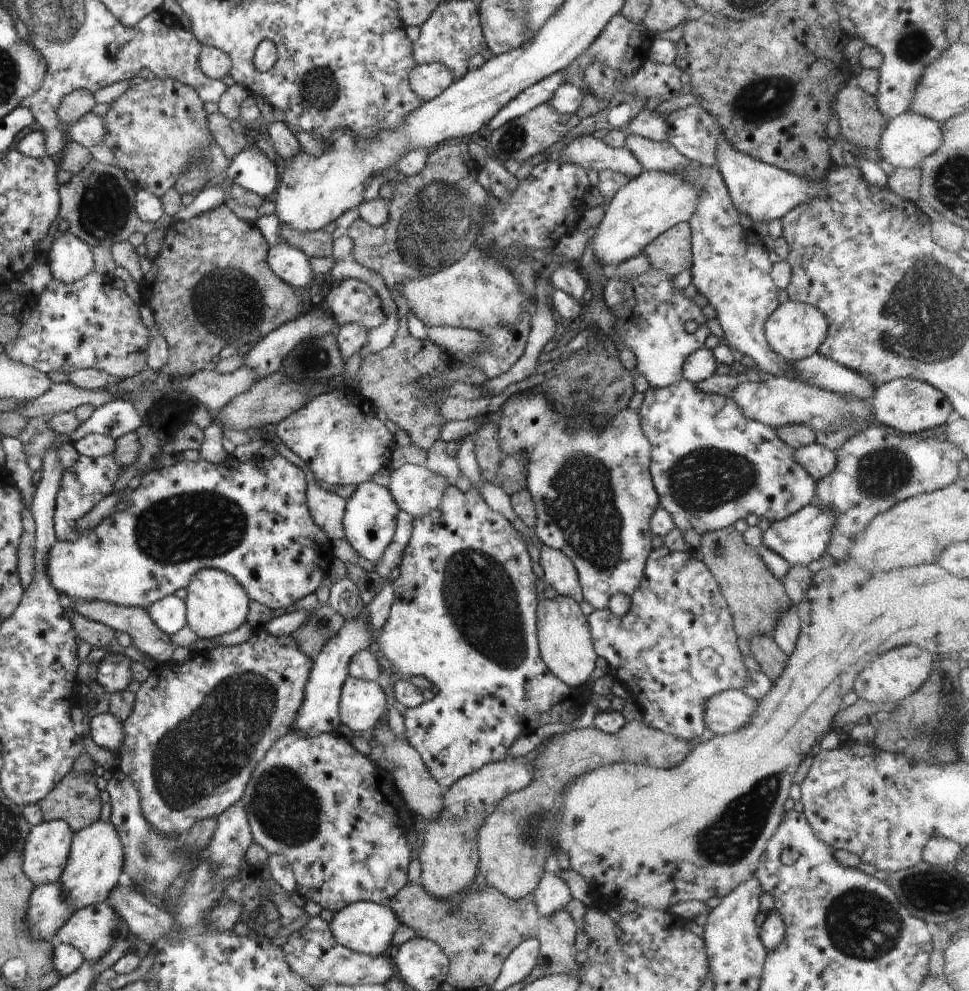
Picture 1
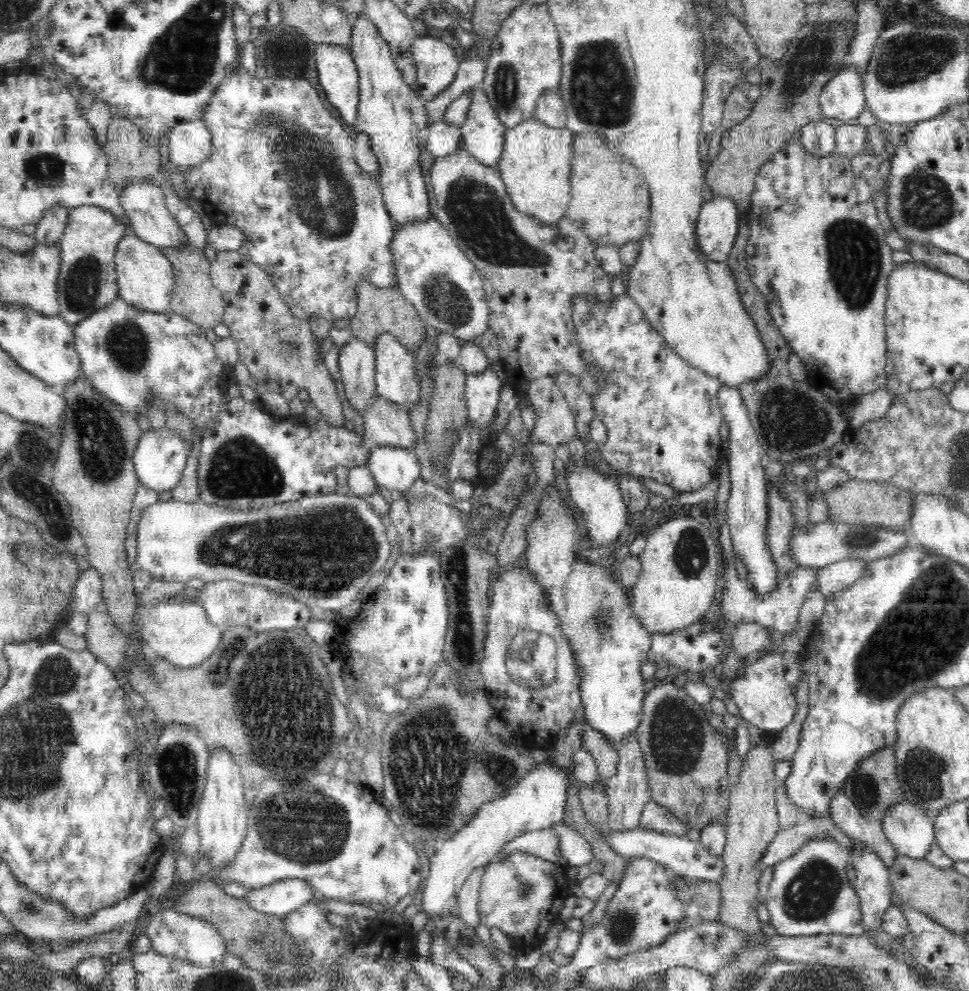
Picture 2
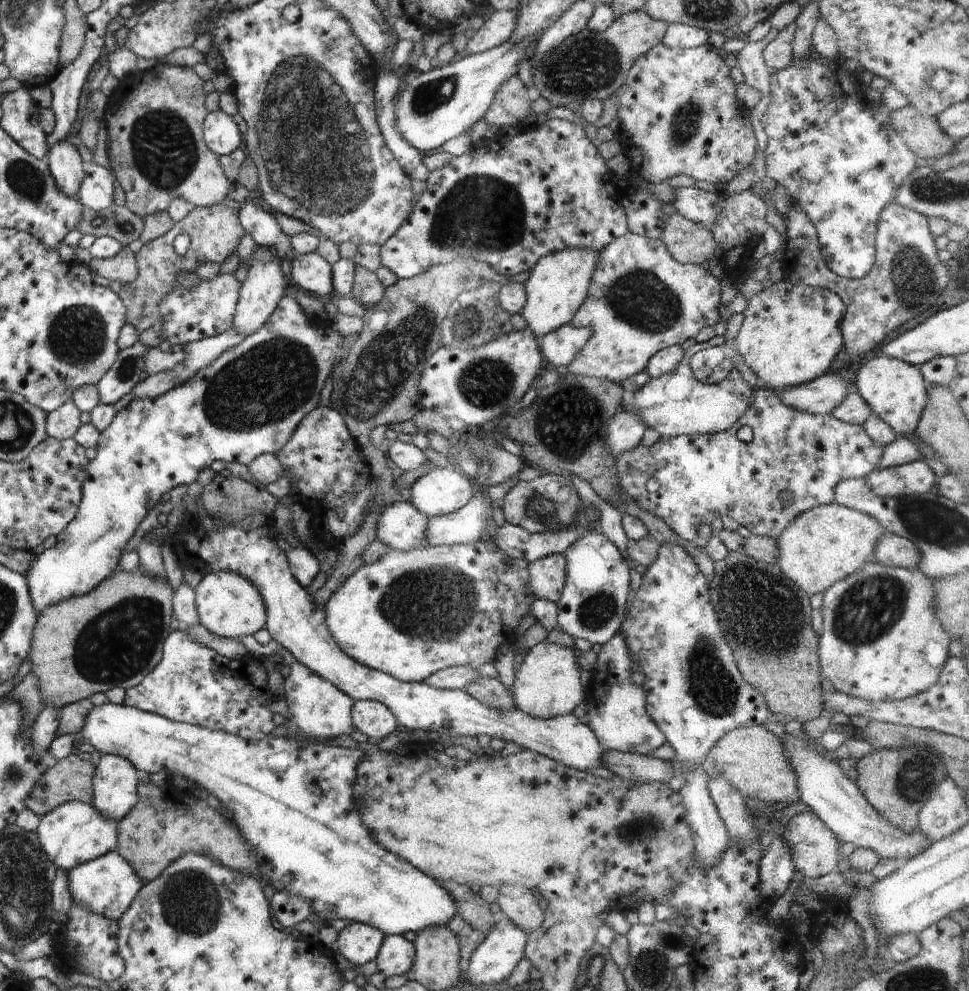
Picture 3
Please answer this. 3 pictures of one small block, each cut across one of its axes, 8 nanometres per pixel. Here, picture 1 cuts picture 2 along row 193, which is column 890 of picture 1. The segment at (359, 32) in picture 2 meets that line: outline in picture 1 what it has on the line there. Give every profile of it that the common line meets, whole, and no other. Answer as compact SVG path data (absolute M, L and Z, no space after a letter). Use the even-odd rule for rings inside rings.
M897 378L886 382L877 387L870 400L876 422L899 430L904 436L919 435L922 430L942 426L953 417L953 408L946 396L931 384L918 379Z

